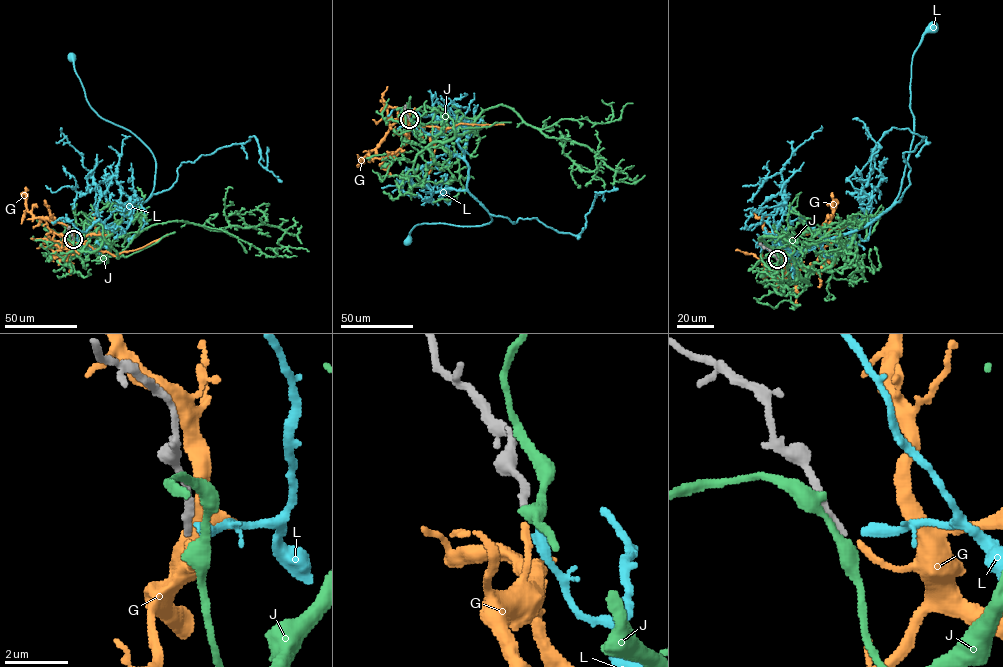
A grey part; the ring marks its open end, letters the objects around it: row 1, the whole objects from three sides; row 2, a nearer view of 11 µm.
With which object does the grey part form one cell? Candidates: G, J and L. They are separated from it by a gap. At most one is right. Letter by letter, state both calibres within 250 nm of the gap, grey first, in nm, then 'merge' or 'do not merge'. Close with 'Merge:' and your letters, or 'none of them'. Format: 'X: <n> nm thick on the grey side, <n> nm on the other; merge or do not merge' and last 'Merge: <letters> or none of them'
G: 220 nm thick on the grey side, 200 nm on the other; merge
J: 220 nm thick on the grey side, 400 nm on the other; do not merge
L: 220 nm thick on the grey side, 360 nm on the other; do not merge
Merge: G

